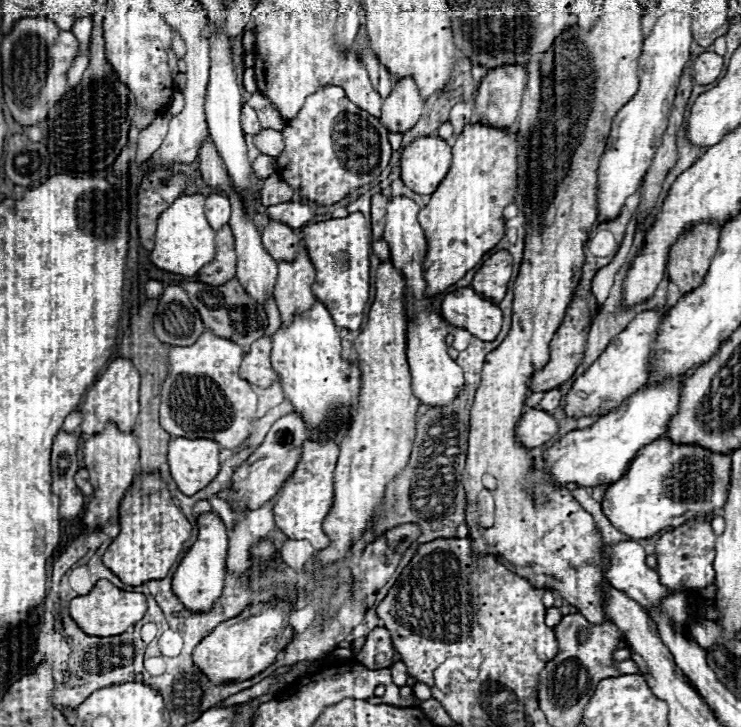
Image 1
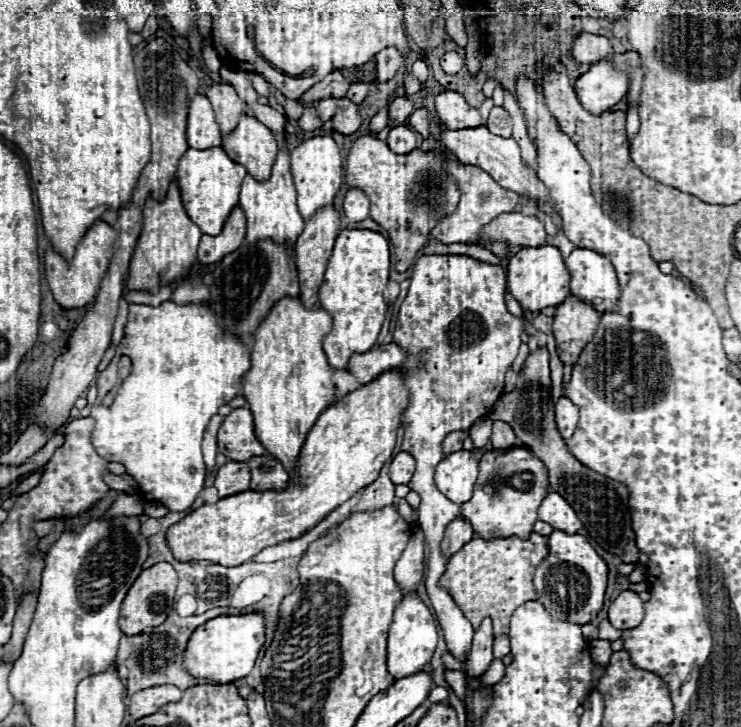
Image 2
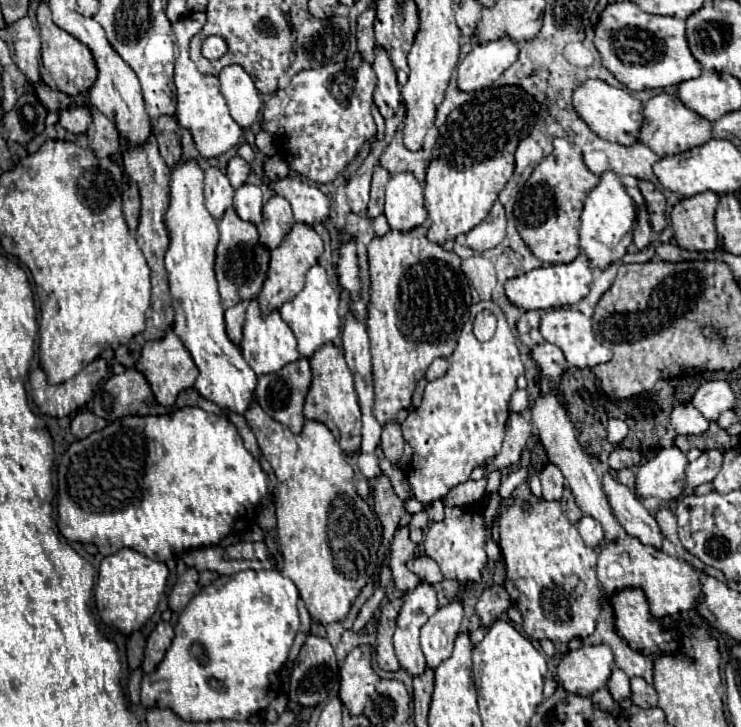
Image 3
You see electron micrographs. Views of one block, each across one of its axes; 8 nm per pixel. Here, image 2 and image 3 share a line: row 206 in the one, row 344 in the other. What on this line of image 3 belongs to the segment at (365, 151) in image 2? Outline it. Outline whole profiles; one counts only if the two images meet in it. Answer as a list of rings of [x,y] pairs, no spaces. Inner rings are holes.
[[[424,226],[408,232],[388,230],[368,244],[372,280],[368,336],[376,392],[374,416],[382,426],[394,420],[398,410],[410,408],[416,382],[420,376],[424,378],[434,358],[452,354],[464,316],[470,318],[470,286],[460,270],[460,258],[456,252],[446,252],[442,246],[432,244],[424,234]]]

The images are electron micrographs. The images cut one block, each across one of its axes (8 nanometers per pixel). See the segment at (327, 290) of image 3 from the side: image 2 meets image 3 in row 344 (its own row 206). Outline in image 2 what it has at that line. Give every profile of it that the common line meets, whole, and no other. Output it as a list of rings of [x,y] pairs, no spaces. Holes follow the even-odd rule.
[[[314,136],[298,144],[290,152],[290,170],[298,192],[298,210],[304,220],[310,218],[318,208],[334,202],[334,196],[342,184],[342,156],[332,136]]]

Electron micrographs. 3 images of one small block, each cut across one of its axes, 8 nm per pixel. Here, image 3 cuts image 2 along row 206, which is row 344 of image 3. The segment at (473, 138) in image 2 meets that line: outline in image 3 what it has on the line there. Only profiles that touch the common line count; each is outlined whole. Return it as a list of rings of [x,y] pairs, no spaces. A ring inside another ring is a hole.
[[[542,342],[530,350],[530,358],[538,366],[538,370],[554,380],[560,380],[566,372],[566,358],[562,350],[550,342]]]

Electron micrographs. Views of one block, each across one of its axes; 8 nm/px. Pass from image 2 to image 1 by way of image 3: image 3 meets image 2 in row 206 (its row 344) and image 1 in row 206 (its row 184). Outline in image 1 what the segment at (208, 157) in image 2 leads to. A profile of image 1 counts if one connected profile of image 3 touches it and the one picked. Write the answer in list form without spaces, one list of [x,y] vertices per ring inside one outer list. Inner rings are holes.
[[[190,194],[180,196],[168,210],[164,210],[158,218],[158,230],[156,230],[156,246],[150,254],[150,260],[156,268],[172,274],[182,276],[194,276],[204,264],[214,260],[214,230],[210,228],[206,216],[204,216],[204,196],[202,194]]]

